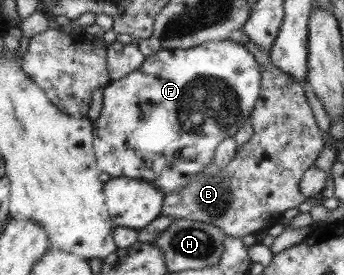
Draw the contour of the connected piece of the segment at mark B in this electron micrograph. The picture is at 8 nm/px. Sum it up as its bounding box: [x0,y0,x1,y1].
[160,64,324,238]

